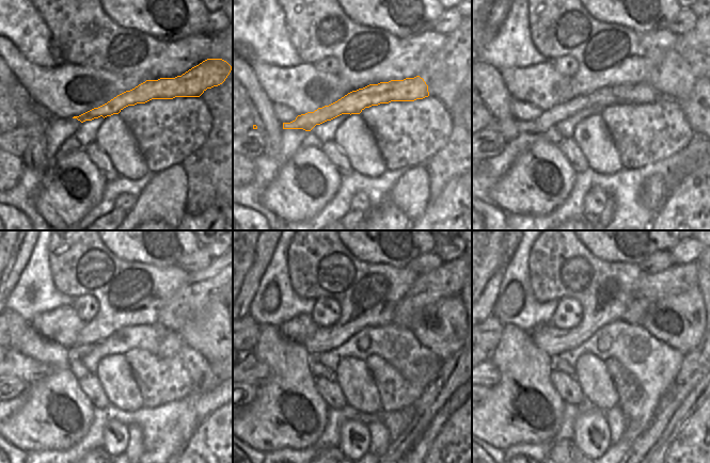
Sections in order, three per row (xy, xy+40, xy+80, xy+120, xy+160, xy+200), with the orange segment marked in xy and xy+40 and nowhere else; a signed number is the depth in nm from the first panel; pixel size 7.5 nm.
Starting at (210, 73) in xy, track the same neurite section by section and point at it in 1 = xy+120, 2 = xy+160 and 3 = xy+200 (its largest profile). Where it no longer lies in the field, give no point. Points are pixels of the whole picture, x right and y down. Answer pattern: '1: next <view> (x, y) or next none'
1: next xy+120 (15, 364)
2: next xy+160 (254, 372)
3: next xy+200 (493, 376)

